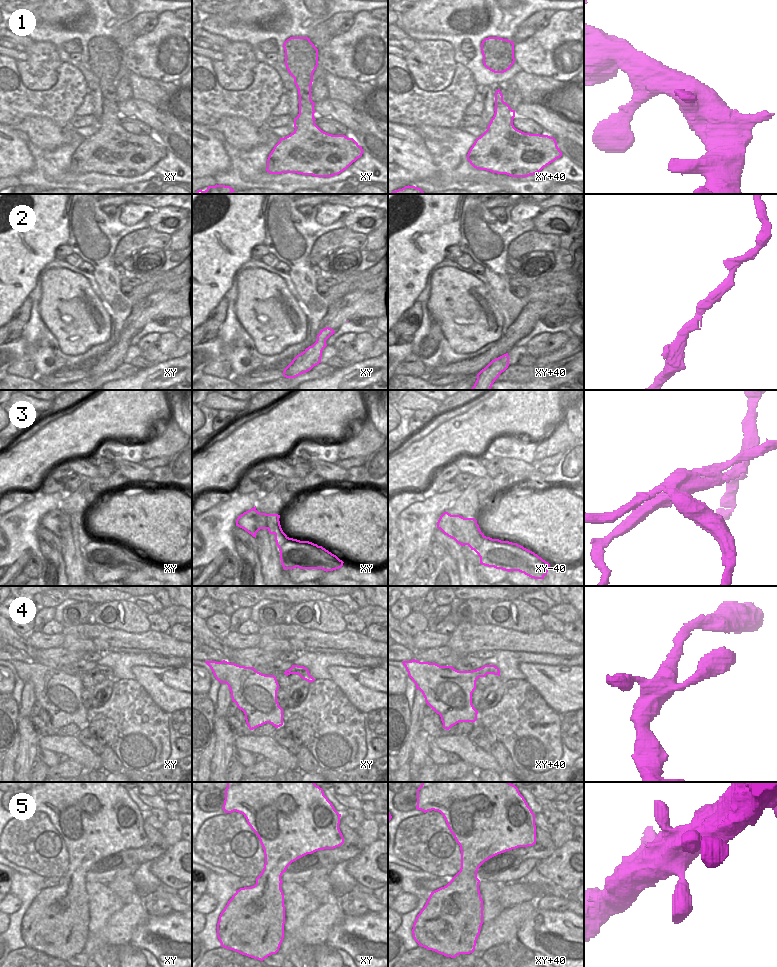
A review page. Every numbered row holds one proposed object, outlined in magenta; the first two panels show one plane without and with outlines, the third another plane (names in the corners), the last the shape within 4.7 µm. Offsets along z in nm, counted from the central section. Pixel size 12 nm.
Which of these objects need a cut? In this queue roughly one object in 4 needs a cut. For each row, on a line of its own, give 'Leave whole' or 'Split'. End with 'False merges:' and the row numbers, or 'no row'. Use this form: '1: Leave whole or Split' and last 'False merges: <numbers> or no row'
1: Leave whole
2: Leave whole
3: Split
4: Leave whole
5: Leave whole
False merges: 3.

